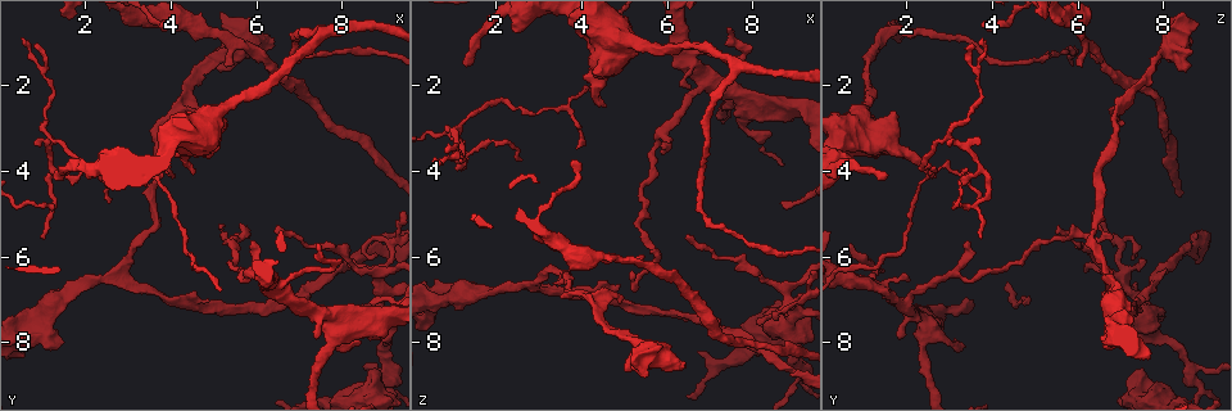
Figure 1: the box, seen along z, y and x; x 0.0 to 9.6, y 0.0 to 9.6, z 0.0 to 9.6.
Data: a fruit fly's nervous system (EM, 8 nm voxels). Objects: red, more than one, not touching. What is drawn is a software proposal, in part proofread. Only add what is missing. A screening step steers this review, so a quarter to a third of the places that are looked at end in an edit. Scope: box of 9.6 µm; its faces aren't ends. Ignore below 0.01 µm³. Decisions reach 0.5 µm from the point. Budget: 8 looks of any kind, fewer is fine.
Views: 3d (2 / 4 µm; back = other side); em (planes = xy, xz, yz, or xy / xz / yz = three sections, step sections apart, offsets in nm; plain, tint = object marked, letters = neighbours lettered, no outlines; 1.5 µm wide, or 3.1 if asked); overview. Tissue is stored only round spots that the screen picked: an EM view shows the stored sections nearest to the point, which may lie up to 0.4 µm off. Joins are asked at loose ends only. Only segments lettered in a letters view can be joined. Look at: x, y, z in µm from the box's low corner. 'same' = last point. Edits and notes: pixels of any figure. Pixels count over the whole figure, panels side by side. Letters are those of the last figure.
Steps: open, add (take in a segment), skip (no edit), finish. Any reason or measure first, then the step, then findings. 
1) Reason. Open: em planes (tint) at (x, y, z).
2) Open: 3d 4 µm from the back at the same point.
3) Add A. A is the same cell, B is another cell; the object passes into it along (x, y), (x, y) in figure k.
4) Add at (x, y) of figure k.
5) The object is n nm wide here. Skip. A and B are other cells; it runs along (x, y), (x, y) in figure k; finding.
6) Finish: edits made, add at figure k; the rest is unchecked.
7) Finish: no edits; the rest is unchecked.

Free end. Open: 3d 4 µm from the back at (1.40, 4.25, 1.50).

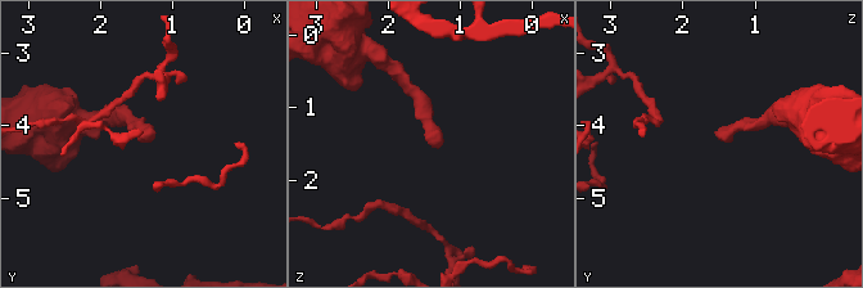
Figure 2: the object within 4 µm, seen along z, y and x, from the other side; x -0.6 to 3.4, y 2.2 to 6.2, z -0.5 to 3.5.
Open: em xy step 4 (tint) at (1.30, 4.15, 1.45).

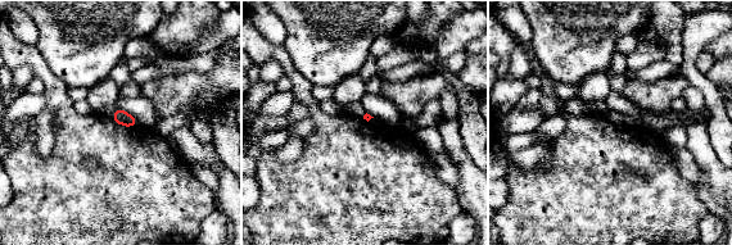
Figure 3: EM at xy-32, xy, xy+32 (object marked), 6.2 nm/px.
See the neighbours. Open: em xy step 4 (letters) at the same point.

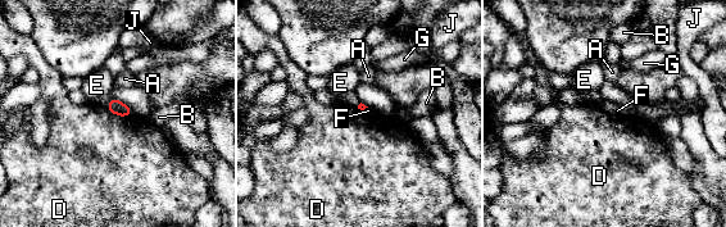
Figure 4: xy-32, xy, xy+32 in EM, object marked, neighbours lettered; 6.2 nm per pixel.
The longest contact is with D, 190 nm. Skip. A, B, D, E, F, G and J are other cells; a border runs along (104, 107), (119, 116), (132, 114) in figure 4; no lettered segment goes on from it.

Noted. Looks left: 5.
Free end. Open: em planes (letters) at (0.80, 1.05, 3.55).

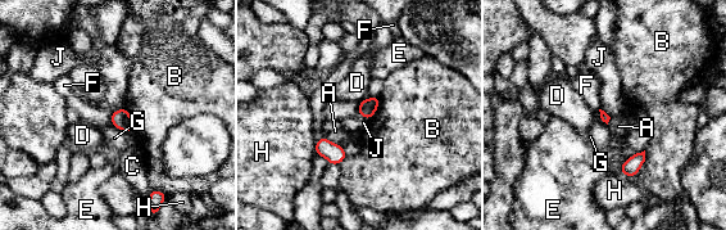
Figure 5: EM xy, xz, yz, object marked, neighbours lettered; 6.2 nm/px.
Skip. A, B, C, D, E, F, G, H and J are other cells; a border runs along (123, 107), (110, 114) in figure 5; no lettered segment goes on from it.

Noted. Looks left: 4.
Free end. Open: 3d 2 µm at (4.55, 6.80, 6.55).

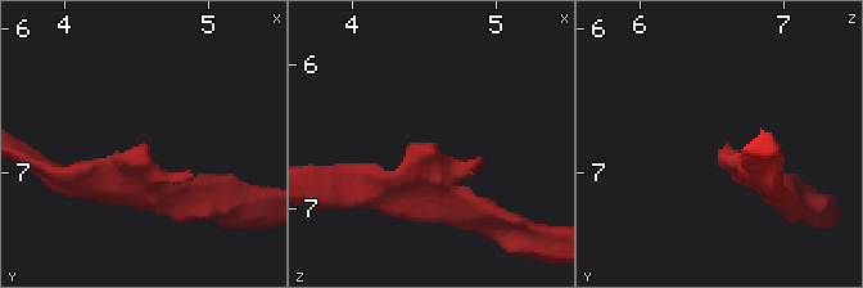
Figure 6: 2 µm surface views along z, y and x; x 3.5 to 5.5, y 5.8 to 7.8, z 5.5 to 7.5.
Open: em yz step 4 (tint) at (4.54, 6.80, 6.58).

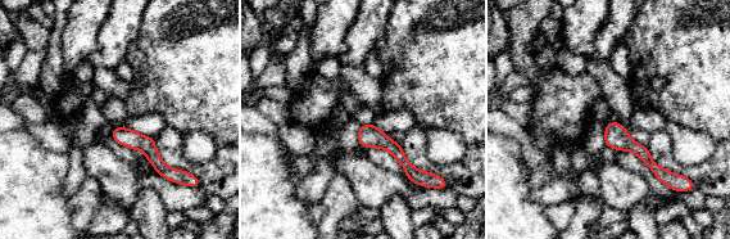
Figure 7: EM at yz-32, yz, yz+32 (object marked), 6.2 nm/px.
Open: em planes (letters) at the same point.

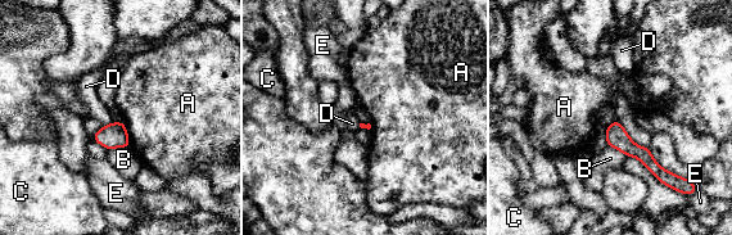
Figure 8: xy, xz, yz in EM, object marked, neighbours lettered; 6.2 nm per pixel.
The longest contact is with A, 170 nm. Skip. A, B, C, D and E are other cells; it runs along (609, 129), (663, 177) in figure 8; no lettered segment goes on from it.

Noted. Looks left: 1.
Finish: no edits; the rest is unchecked.

